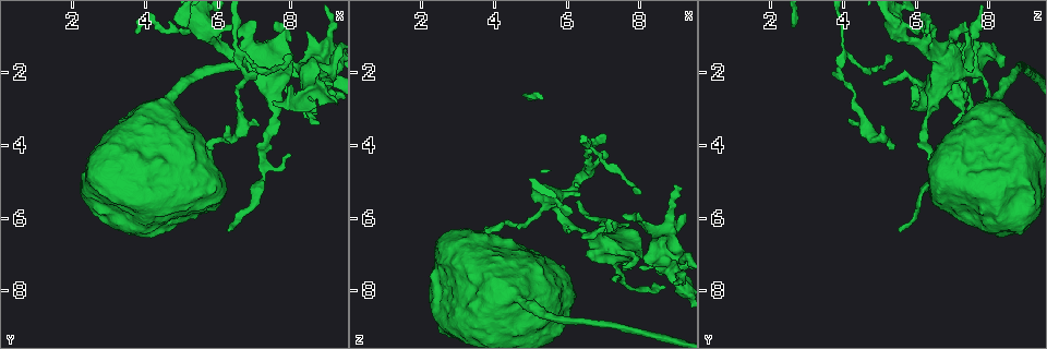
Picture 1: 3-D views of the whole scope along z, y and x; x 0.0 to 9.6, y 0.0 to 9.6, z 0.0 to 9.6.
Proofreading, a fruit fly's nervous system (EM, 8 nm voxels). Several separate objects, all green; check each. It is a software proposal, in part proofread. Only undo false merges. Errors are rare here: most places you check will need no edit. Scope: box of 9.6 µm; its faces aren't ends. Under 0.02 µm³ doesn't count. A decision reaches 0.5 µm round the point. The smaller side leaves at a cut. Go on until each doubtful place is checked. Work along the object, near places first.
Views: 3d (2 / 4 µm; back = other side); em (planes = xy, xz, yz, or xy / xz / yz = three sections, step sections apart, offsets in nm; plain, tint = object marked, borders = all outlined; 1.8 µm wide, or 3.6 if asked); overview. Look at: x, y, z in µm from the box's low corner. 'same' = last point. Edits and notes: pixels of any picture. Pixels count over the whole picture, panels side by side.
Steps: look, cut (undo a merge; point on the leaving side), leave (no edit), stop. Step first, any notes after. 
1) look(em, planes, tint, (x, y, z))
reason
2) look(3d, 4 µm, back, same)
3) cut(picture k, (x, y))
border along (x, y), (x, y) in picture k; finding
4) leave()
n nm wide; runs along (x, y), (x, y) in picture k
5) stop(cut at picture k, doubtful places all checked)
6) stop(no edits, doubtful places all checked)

look(em, 3.6 µm, xy, step 4, plain, (7.05, 1.70, 6.85))
calibre changes

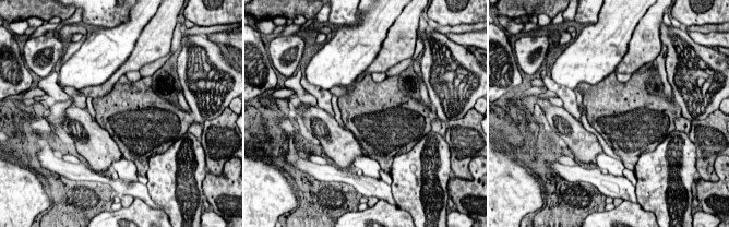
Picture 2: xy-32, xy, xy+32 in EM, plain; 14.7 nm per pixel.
look(em, 3.6 µm, xy, step 4, tint, same)

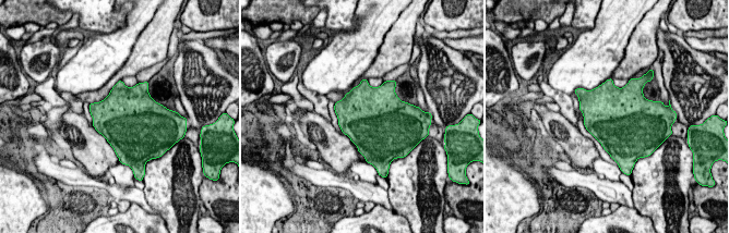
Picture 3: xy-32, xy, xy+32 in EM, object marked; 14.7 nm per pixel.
leave()
continuous, no second neuron

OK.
look(em, xy, step 16, tint, (8.75, 2.20, 7.10))
looks like a crossing

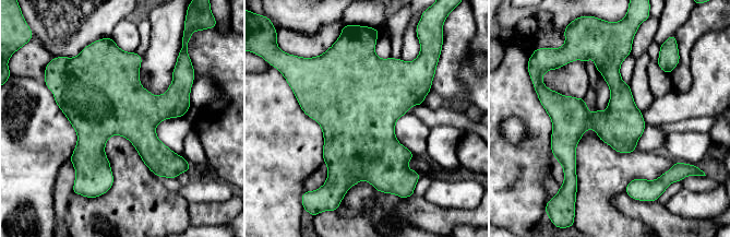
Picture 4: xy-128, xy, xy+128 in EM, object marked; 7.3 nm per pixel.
look(em, planes, borders, same)
another direction

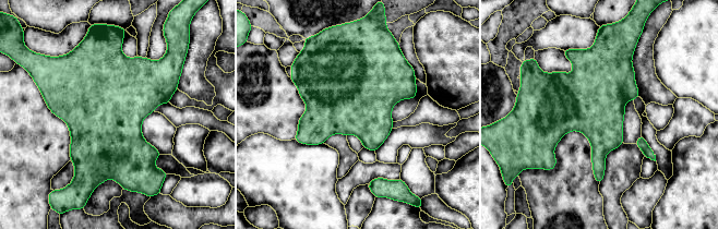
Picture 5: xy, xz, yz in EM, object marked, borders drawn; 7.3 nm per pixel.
leave()
500 nm wide; all the same neuron

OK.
look(em, xy, step 16, tint, (5.45, 0.75, 5.45))
sharp bend

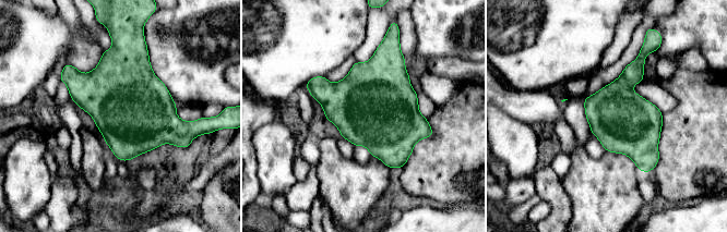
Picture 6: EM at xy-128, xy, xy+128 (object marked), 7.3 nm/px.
look(em, planes, tint, same)
another direction

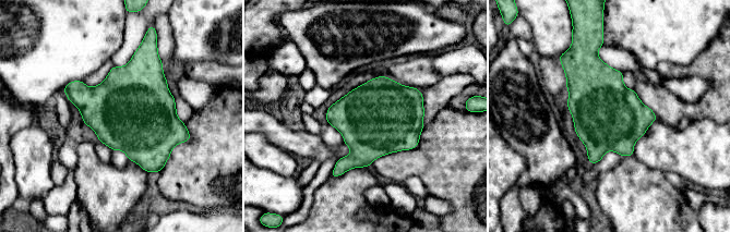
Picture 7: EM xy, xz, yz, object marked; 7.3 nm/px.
leave()
500 nm wide; all the same neuron

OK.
stop(no edits, doubtful places all checked)

